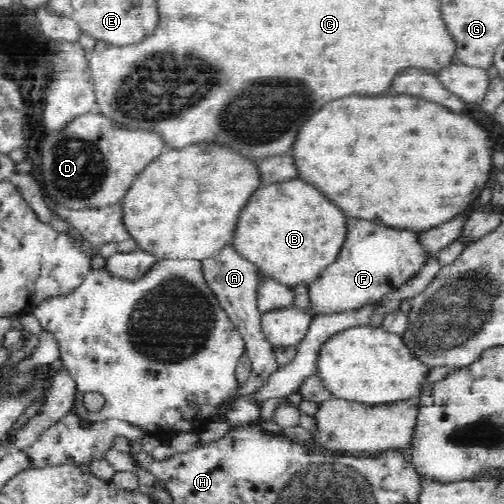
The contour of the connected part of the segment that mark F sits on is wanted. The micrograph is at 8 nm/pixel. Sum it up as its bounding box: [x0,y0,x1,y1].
[307,218,428,315]

